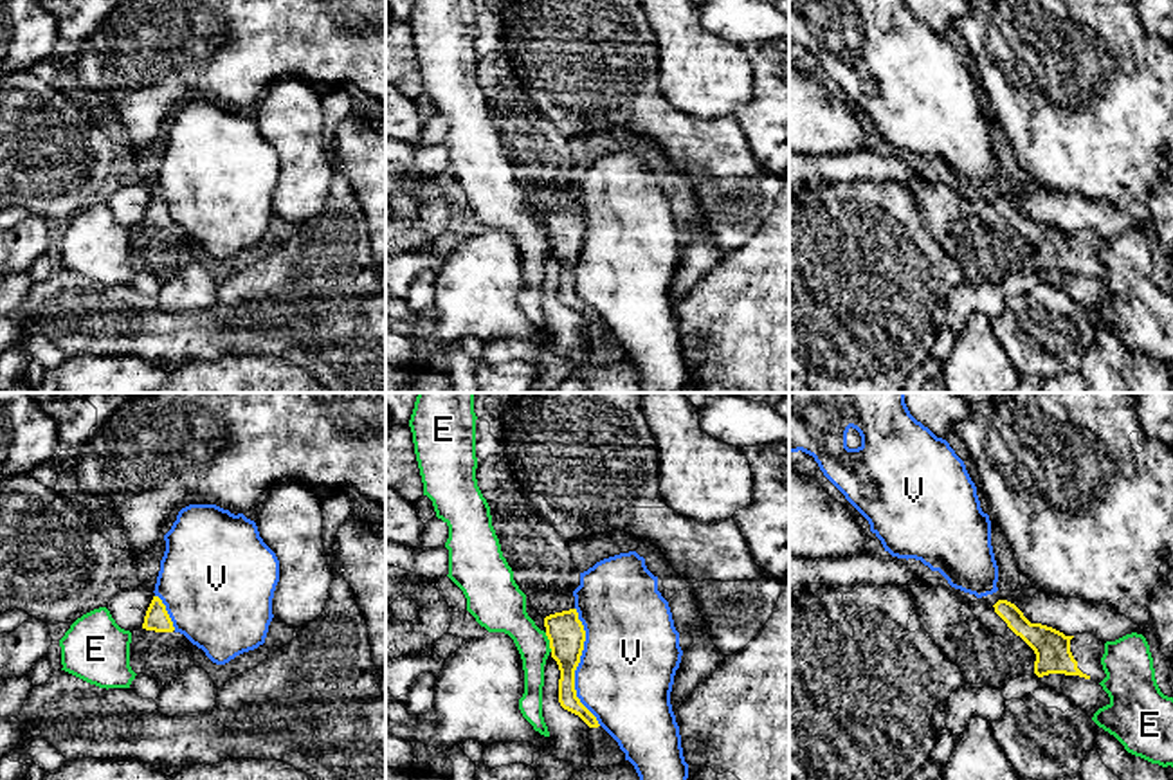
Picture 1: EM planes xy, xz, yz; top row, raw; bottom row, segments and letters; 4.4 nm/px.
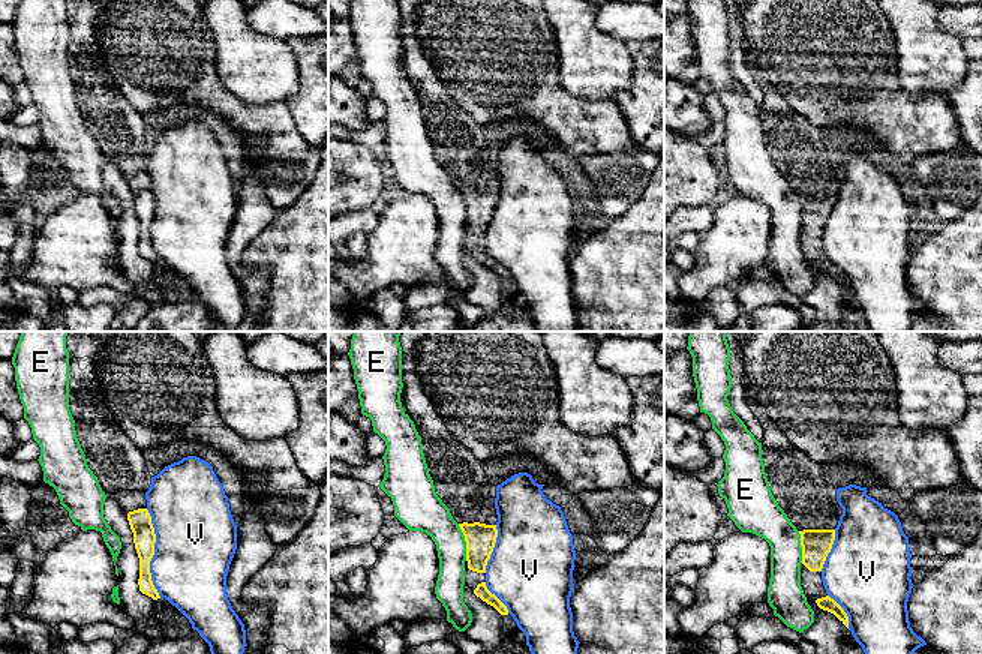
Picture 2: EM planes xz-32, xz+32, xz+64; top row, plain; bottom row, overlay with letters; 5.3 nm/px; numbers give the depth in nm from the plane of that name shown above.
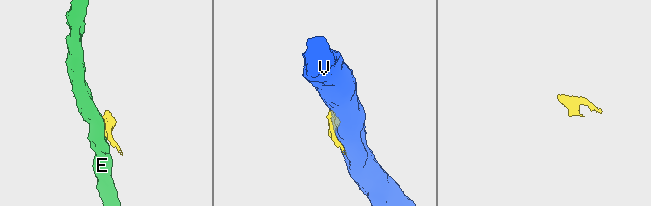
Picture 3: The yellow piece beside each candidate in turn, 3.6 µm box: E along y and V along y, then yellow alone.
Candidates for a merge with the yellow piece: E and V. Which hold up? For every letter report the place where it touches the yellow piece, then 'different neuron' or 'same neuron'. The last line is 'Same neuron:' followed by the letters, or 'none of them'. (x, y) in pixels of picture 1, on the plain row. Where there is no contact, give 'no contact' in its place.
E: contact xz (550, 238); different neuron
V: contact xz (577, 262); different neuron
Same neuron: none of them

